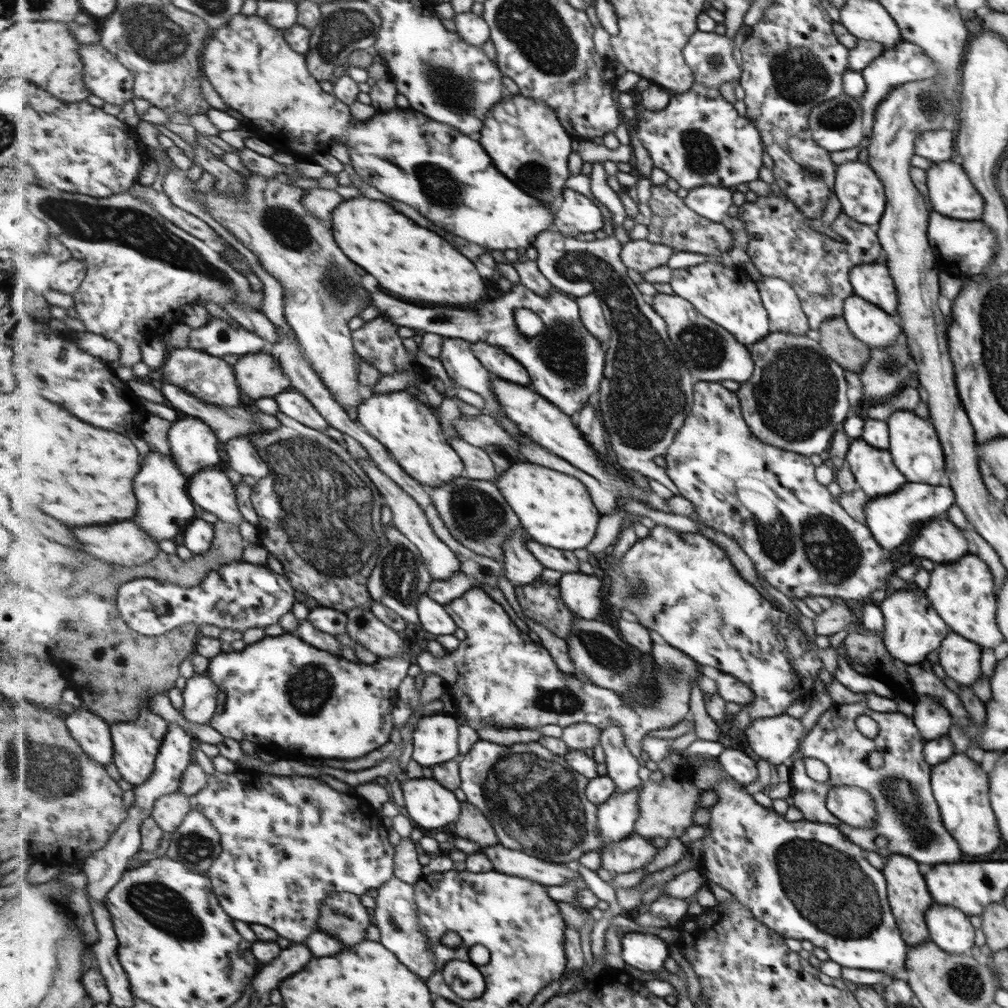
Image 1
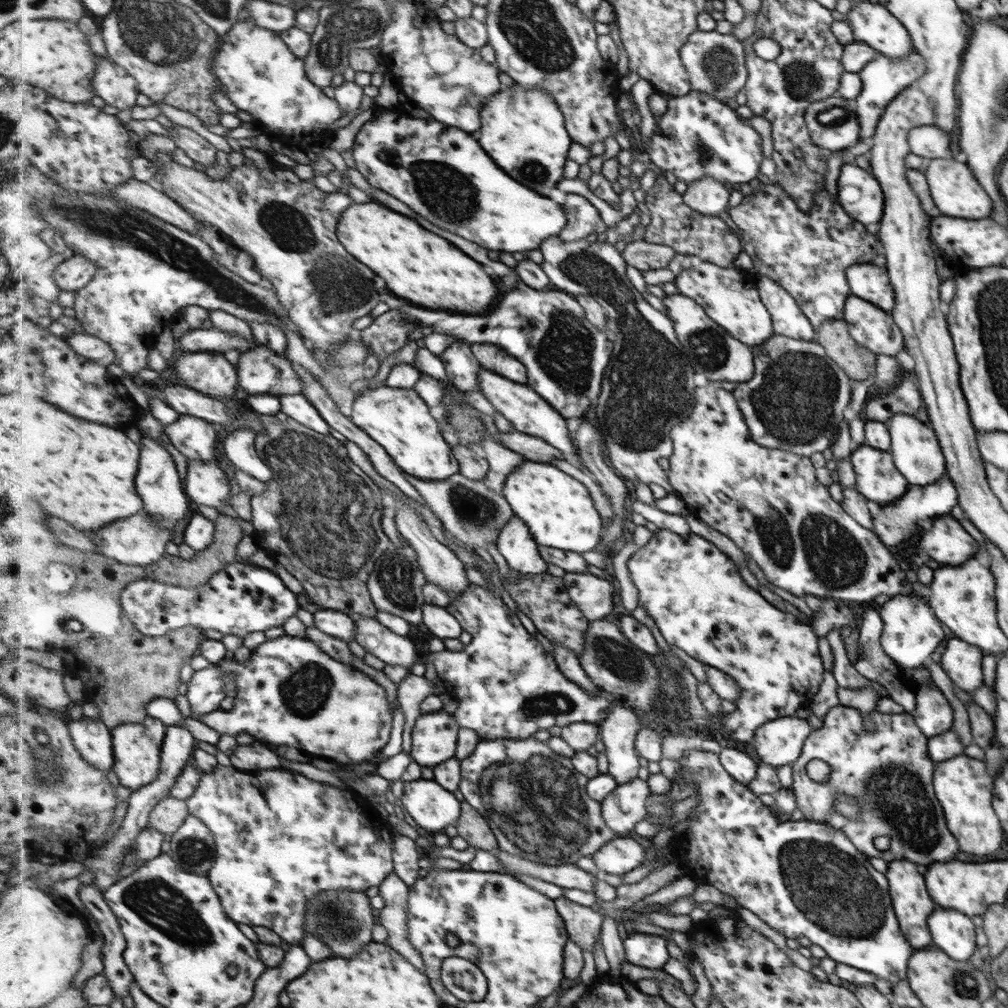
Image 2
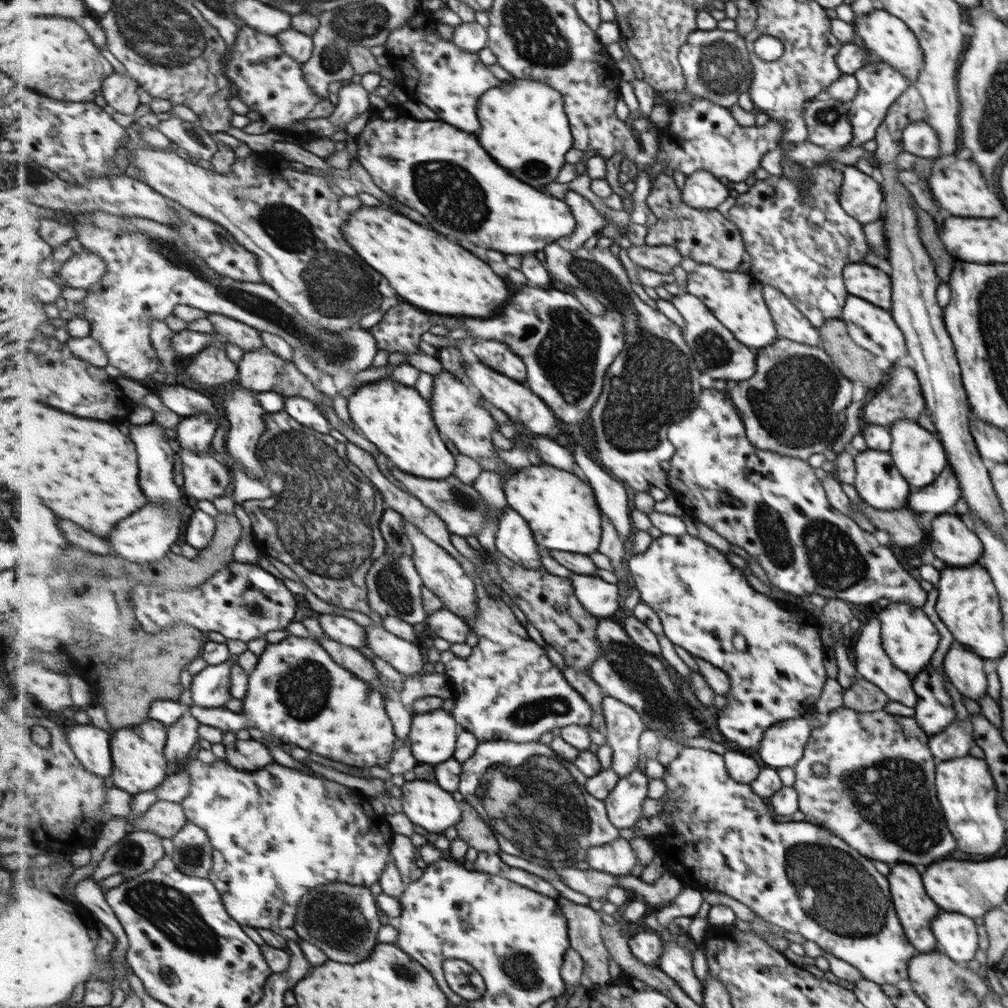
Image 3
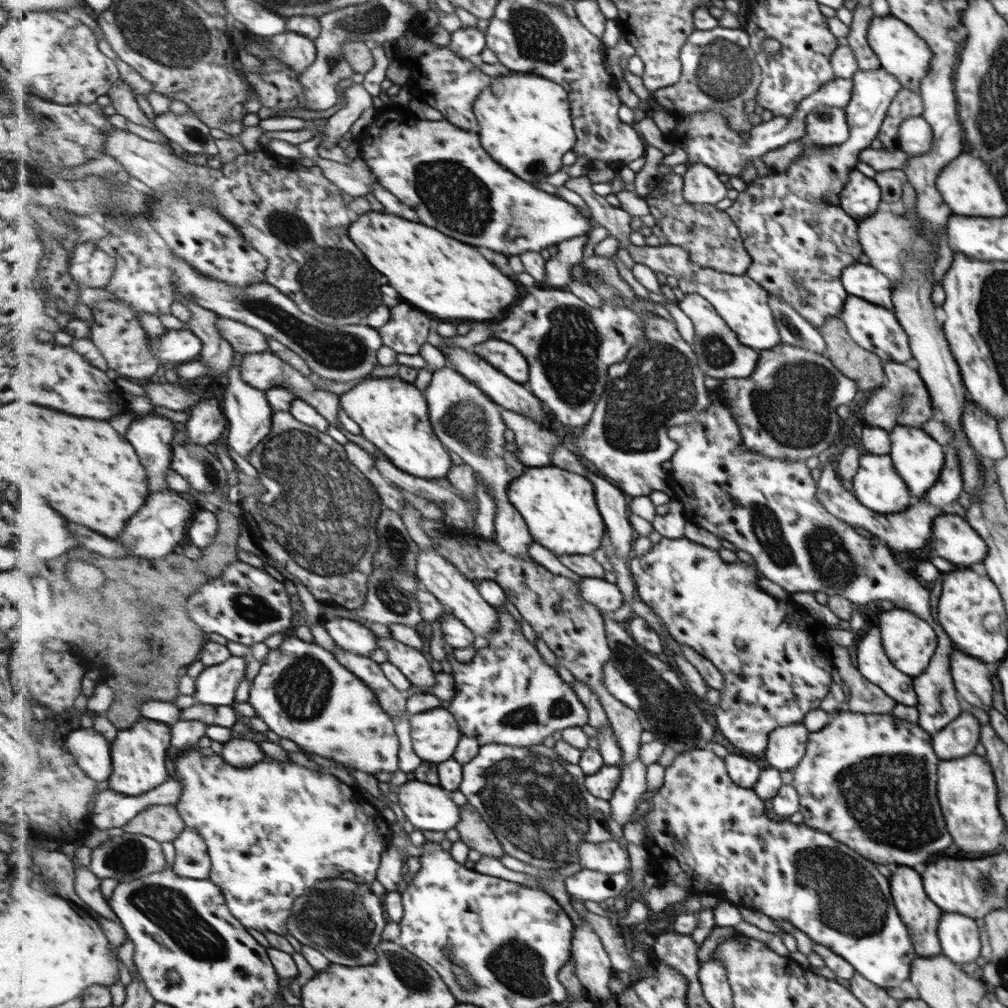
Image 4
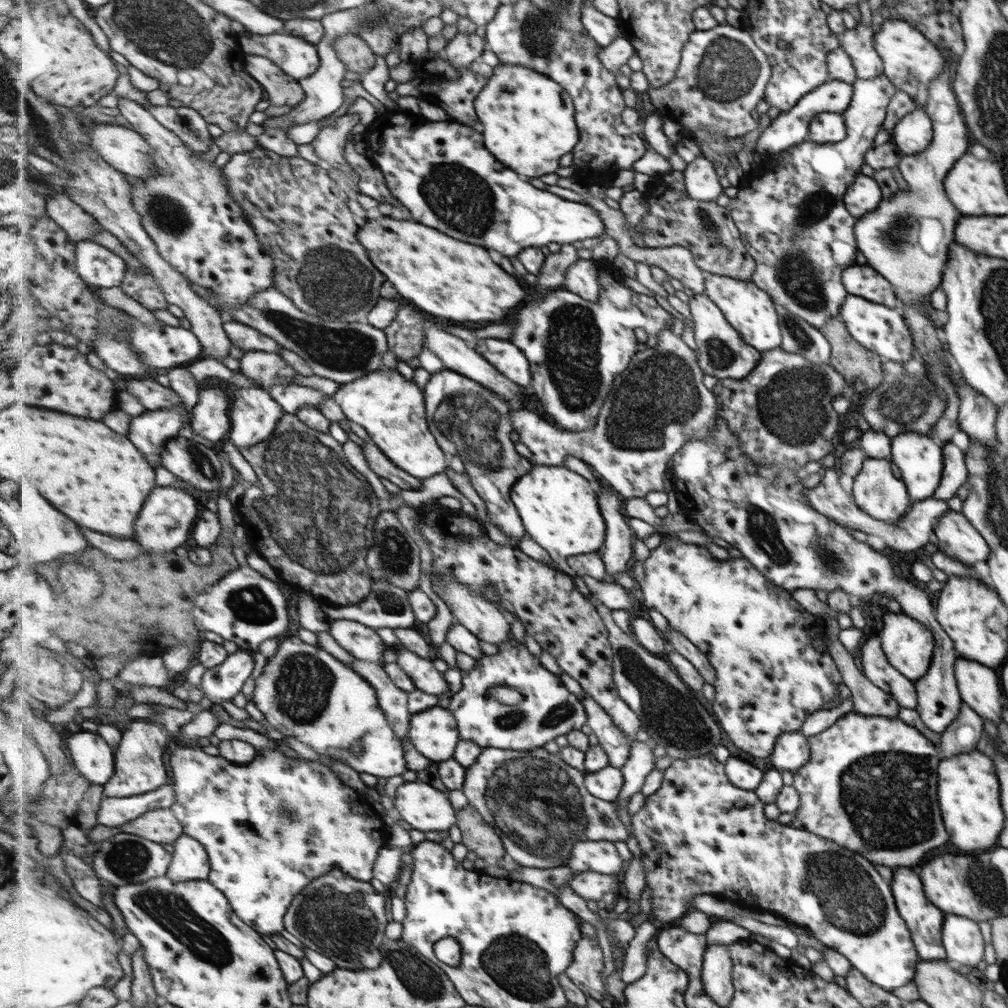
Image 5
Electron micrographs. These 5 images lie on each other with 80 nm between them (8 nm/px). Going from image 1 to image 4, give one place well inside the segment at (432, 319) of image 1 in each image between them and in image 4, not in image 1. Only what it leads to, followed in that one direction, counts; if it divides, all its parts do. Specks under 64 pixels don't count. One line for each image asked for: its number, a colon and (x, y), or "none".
2: (566, 355)
3: (567, 350)
4: (570, 347)

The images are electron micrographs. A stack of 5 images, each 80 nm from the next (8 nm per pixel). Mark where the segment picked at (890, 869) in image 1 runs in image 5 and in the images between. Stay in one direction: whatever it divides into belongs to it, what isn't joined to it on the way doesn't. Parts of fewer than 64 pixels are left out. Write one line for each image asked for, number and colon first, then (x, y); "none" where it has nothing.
2: (913, 905)
3: (916, 910)
4: (922, 916)
5: (925, 921)

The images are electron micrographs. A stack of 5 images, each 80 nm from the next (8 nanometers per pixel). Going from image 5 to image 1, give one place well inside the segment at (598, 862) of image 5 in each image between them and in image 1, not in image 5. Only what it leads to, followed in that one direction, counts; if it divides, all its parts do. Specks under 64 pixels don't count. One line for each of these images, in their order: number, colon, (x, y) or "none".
1: (637, 851)
2: (623, 854)
3: (618, 858)
4: (609, 857)

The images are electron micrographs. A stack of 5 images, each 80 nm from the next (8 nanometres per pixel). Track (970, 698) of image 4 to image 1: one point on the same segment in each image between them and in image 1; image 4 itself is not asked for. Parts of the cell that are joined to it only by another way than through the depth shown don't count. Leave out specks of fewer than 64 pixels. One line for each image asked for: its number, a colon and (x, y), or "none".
1: (959, 658)
2: (961, 662)
3: (962, 667)

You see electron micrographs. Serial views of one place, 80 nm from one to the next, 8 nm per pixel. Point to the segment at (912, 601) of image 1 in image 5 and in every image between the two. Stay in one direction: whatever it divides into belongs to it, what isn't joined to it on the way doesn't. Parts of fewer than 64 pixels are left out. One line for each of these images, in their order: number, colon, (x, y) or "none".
2: (910, 633)
3: (908, 638)
4: (908, 642)
5: (907, 644)

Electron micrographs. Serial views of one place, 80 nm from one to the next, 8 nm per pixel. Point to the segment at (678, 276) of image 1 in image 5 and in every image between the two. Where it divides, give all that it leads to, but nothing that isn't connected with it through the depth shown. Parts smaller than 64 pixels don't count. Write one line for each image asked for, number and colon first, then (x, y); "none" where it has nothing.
2: (728, 297)
3: (735, 299)
4: (741, 302)
5: (747, 308)

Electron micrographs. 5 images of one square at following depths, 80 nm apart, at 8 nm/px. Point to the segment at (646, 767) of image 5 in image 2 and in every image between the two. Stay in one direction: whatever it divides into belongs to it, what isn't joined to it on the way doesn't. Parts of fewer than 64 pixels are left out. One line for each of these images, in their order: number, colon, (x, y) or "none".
2: (626, 807)
3: (625, 805)
4: (633, 785)

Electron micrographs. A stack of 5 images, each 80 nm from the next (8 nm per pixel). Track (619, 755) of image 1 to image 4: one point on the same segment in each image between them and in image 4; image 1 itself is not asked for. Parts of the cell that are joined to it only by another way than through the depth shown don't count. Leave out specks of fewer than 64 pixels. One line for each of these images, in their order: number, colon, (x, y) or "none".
2: (619, 731)
3: (624, 725)
4: (574, 630)

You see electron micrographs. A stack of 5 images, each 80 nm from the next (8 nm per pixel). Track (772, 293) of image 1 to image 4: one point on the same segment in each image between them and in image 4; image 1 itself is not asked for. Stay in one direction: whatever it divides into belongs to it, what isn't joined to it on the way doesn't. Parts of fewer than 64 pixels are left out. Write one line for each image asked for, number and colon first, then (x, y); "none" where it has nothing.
2: (787, 317)
3: (791, 324)
4: (793, 329)

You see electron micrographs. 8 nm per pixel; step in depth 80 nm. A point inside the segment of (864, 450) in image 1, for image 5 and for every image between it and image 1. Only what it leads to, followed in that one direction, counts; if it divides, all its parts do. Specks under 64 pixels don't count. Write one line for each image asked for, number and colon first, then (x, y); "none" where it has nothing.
2: (876, 477)
3: (877, 481)
4: (876, 485)
5: (877, 490)

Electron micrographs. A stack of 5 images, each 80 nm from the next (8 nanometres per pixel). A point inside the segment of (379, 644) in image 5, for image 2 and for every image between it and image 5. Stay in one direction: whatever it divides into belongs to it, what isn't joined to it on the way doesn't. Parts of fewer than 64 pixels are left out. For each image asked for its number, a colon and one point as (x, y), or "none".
2: (335, 623)
3: (344, 630)
4: (348, 634)

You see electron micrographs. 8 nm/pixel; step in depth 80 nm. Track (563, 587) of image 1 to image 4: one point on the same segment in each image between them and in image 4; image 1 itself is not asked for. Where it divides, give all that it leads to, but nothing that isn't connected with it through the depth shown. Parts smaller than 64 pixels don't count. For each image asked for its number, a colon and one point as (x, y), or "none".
2: (593, 596)
3: (601, 598)
4: (605, 596)

